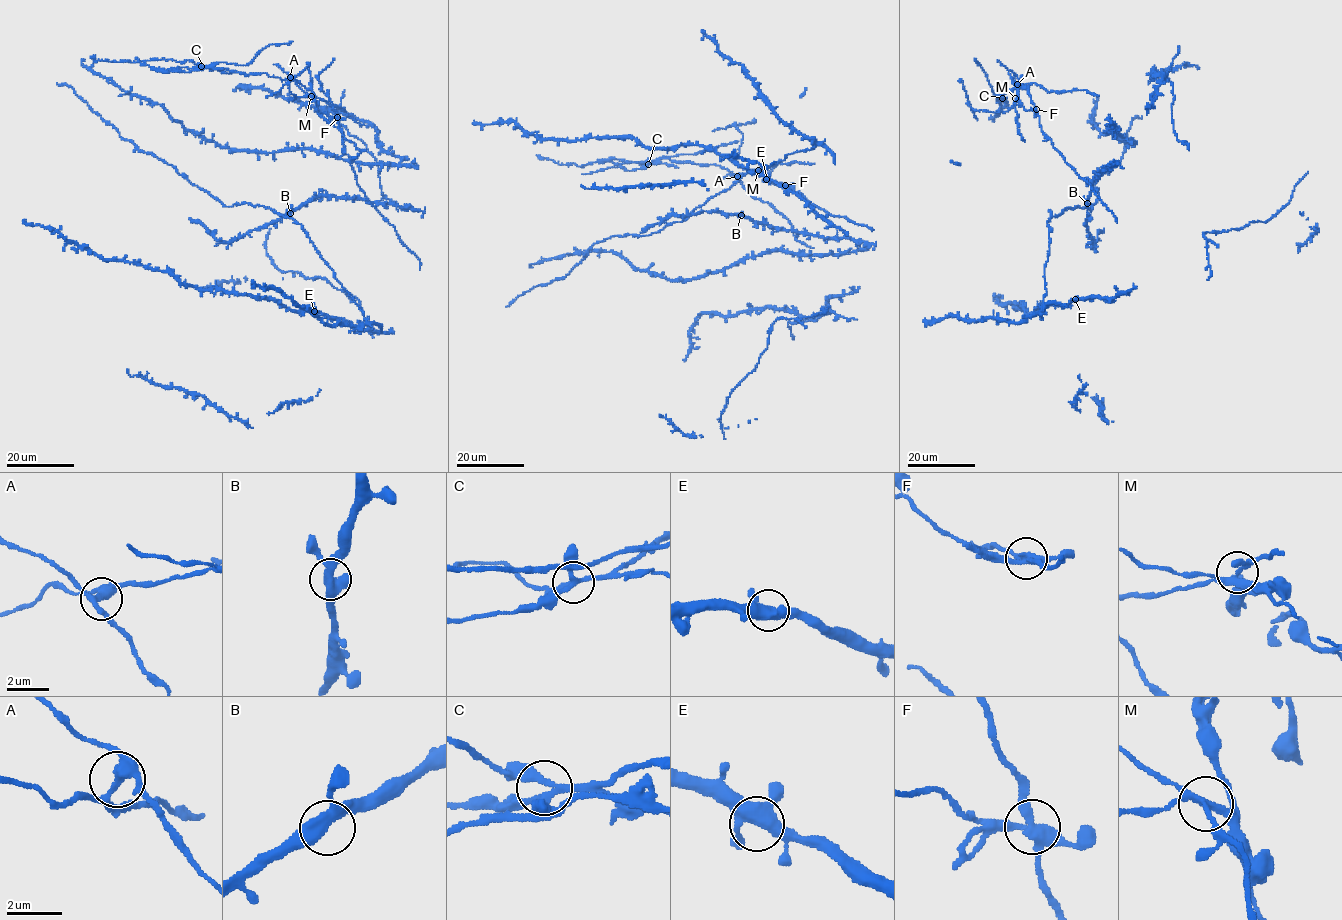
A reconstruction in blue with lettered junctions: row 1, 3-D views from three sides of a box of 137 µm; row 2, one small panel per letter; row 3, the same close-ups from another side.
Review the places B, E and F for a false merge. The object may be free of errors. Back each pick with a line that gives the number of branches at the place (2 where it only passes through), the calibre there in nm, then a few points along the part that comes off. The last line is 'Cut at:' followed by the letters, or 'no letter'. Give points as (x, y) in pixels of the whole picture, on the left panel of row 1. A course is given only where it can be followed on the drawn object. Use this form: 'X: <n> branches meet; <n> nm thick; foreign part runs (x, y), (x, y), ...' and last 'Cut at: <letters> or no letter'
F: 4 branches meet; 340 nm thick; foreign part runs (337, 118), (321, 113), (291, 77), (281, 80), (205, 67), (161, 71), (138, 62), (90, 56)
Cut at: F

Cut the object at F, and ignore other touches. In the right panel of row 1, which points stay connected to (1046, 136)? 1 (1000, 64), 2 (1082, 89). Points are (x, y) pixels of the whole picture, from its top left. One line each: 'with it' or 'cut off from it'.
1: with it
2: cut off from it

